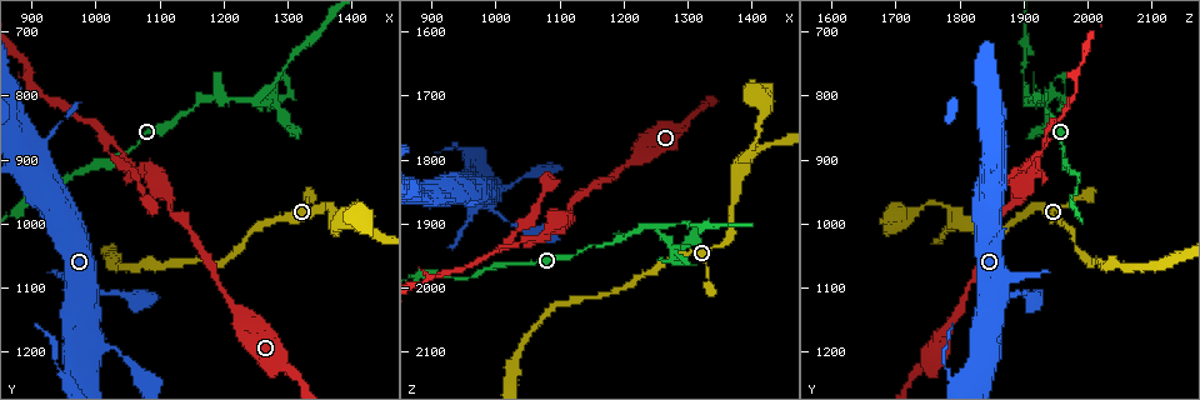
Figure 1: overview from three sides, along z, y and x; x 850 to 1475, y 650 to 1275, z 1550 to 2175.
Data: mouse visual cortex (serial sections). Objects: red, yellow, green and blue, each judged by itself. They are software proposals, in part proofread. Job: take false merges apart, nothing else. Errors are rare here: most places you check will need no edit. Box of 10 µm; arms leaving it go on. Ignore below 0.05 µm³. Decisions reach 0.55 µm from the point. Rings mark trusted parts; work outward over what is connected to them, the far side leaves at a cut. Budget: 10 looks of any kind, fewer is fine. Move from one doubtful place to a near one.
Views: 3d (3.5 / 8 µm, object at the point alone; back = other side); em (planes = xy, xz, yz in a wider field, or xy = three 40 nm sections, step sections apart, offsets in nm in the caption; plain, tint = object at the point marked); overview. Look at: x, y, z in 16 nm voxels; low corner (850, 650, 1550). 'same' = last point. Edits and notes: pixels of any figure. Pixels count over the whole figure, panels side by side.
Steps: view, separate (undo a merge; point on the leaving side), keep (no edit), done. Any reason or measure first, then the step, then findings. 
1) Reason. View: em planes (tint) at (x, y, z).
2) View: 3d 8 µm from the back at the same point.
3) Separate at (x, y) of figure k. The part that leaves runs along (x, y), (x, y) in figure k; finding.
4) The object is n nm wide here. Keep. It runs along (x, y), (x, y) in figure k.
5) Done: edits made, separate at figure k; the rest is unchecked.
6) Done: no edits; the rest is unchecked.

View: 3d 3.5 µm at (975, 1165, 1850).

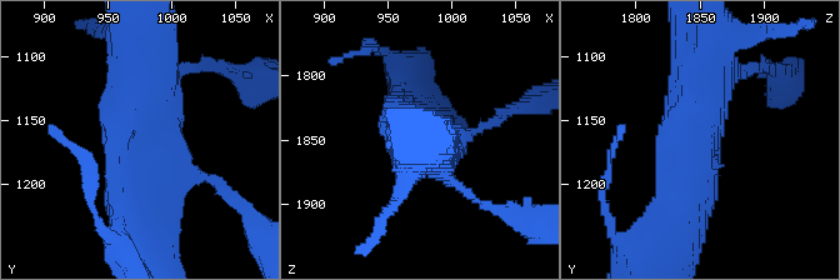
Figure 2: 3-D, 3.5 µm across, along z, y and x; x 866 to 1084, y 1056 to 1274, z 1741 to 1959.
View: em xy step 5 (tint) at (972, 1162, 1850).

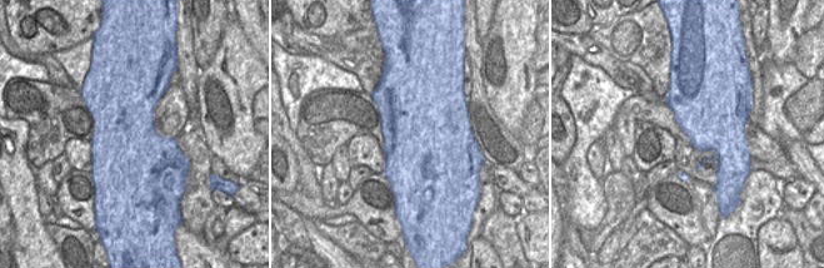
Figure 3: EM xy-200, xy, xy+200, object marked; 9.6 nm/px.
Keep. Continuous, no second cell.

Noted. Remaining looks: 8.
Side arm on a straight run. View: 3d 3.5 µm at (1045, 890, 1925).

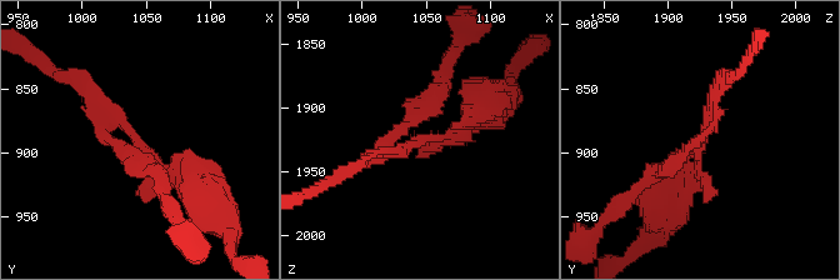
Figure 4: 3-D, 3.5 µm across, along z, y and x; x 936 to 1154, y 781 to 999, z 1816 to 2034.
The arms are 150, 200, 250 nm wide. Keep. It runs along (195, 191), (164, 173), (80, 80) in figure 4; all the same cell.

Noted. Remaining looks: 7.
Abrupt turn. View: 3d 3.5 µm at (1395, 995, 1800).

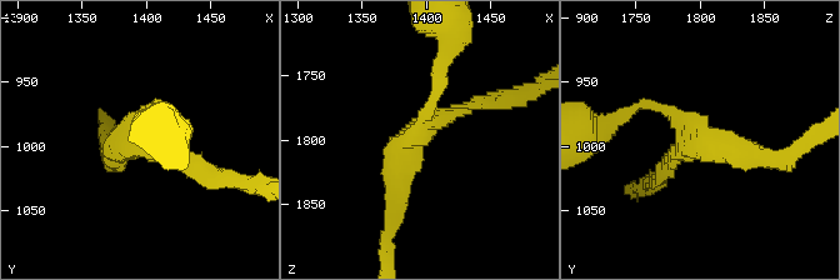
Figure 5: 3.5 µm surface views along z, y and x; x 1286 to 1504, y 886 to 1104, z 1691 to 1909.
3 arms meet here; the arms are 150, 200, 300 nm wide. Keep. It runs along (391, 209), (400, 154), (441, 78) in figure 5; all the same cell.

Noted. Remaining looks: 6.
Narrows sharply. View: 3d 3.5 µm at (1255, 810, 1905).

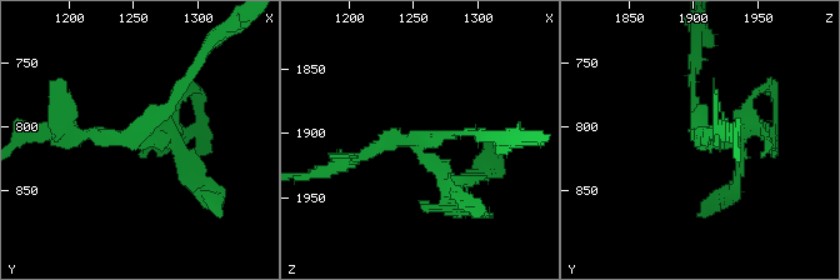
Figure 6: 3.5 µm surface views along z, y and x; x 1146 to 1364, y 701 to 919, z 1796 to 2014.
3 arms meet here; the arms are 100, 150, 200 nm wide; now the EM. View: em planes (tint) at (1254, 806, 1904).

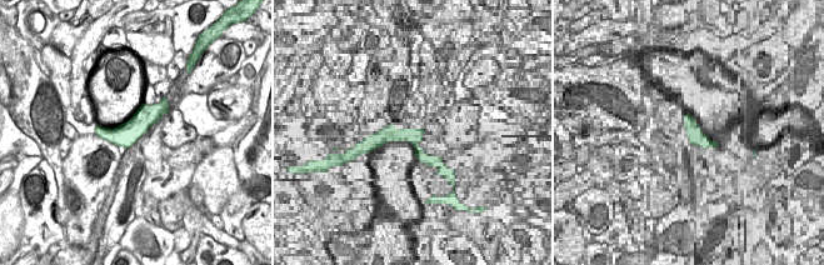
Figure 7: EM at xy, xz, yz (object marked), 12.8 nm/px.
Cut it another way. View: em xy step 5 (tint) at the same point.

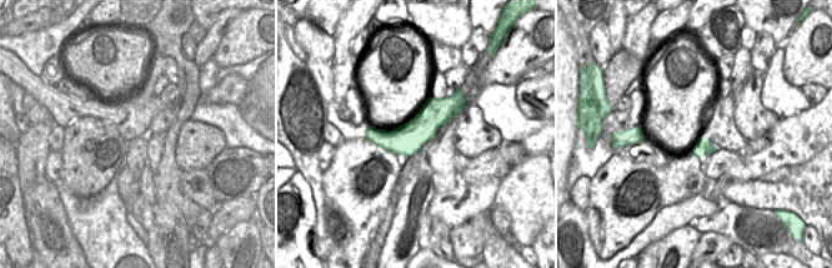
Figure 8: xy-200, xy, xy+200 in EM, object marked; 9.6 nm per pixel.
Separate at (178, 149) of figure 6. The part that leaves runs along (421, 154), (453, 189), (444, 209), (421, 201) in figure 6; two cells meet here.

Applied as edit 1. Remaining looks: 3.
Done: edits made, separate at figure 6; the rest is unchecked.

